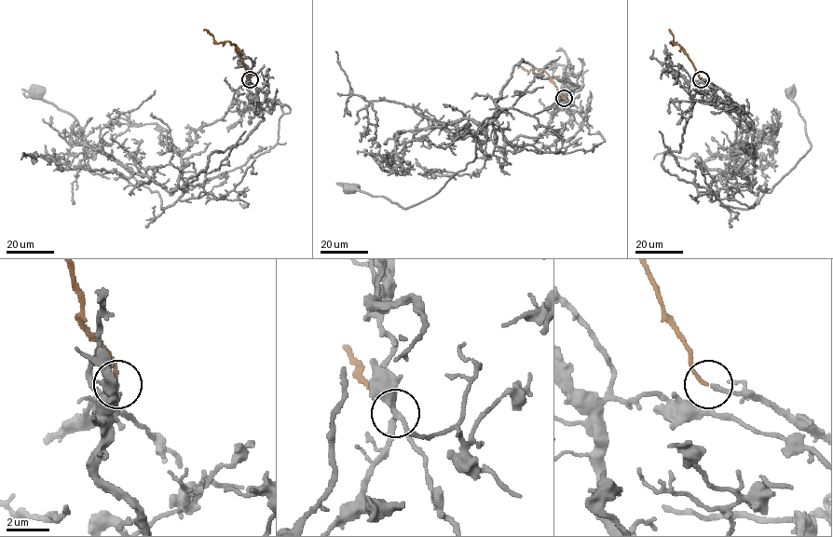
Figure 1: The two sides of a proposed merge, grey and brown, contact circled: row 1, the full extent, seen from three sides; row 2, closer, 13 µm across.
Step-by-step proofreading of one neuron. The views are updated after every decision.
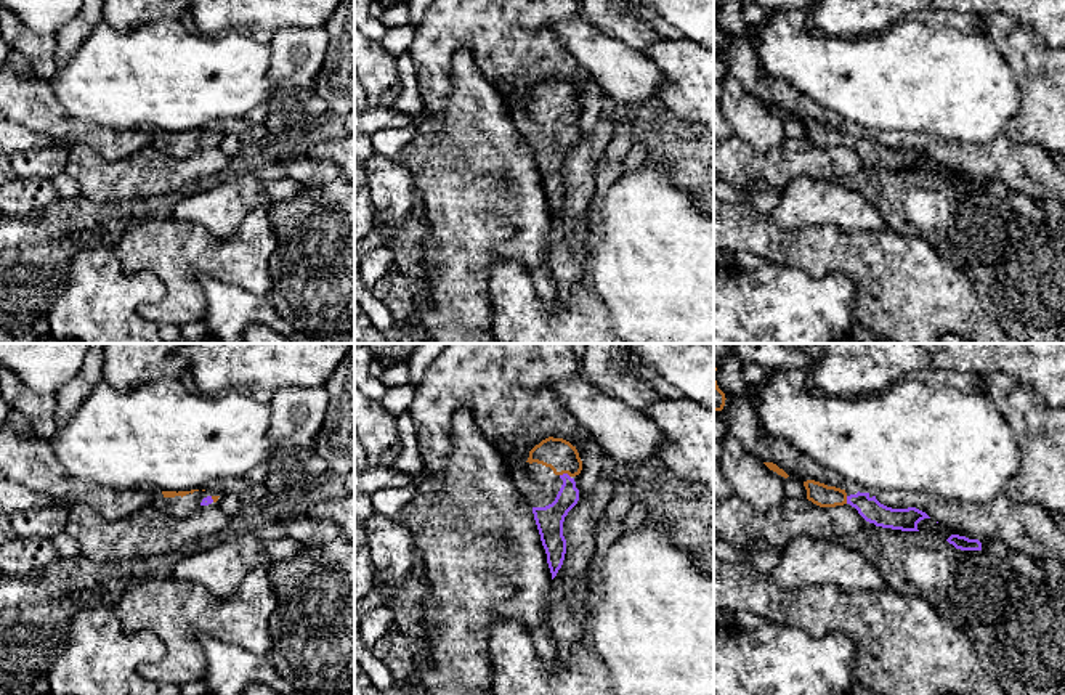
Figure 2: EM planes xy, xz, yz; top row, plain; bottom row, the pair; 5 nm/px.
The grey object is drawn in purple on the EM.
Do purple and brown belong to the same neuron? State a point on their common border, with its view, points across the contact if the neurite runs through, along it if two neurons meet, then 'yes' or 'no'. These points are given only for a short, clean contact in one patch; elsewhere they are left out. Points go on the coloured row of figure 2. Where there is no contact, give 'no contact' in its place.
xz (565, 474) | across xz (549, 519), (566, 498), (565, 474), (565, 461), (558, 455) | yes

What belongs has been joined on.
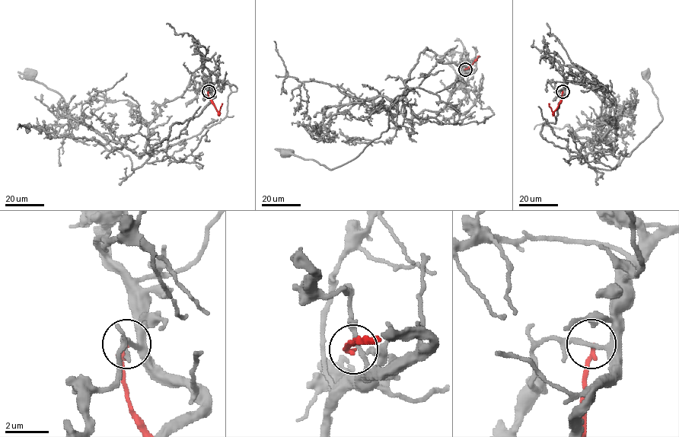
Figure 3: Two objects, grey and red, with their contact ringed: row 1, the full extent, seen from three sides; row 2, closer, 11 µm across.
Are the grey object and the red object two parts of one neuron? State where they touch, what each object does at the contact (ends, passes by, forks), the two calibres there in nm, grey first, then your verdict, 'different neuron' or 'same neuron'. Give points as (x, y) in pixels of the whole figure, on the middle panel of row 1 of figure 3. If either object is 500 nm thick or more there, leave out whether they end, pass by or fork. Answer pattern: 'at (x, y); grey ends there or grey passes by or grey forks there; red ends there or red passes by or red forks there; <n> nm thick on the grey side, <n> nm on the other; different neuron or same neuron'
at (465, 69); grey passes by; red ends there; 190 nm thick on the grey side, 220 nm on the other; different neuron

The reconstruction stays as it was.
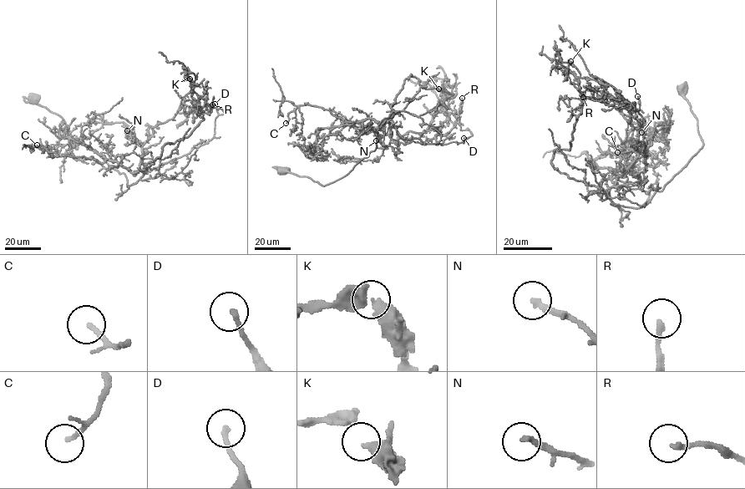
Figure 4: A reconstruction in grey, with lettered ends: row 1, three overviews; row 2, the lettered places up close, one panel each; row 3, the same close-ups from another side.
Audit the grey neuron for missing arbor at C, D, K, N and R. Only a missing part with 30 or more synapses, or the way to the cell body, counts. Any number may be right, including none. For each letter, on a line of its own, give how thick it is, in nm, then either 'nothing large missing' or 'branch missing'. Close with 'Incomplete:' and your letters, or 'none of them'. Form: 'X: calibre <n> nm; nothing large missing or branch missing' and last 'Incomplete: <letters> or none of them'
C: calibre 160 nm; nothing large missing
D: calibre 180 nm; nothing large missing
K: calibre 240 nm; branch missing
N: calibre 200 nm; branch missing
R: calibre 200 nm; nothing large missing
Incomplete: K, N

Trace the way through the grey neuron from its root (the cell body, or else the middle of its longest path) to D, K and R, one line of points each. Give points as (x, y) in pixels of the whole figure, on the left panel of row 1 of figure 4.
D: (32, 99), (58, 114), (77, 141), (124, 173), (127, 186), (143, 170), (210, 141), (218, 114), (215, 104)
K: (32, 99), (58, 114), (77, 141), (124, 173), (127, 186), (164, 145), (187, 137), (203, 119), (190, 78)
R: (32, 99), (124, 173), (127, 186), (143, 170), (210, 141), (223, 113), (208, 112), (212, 104)

